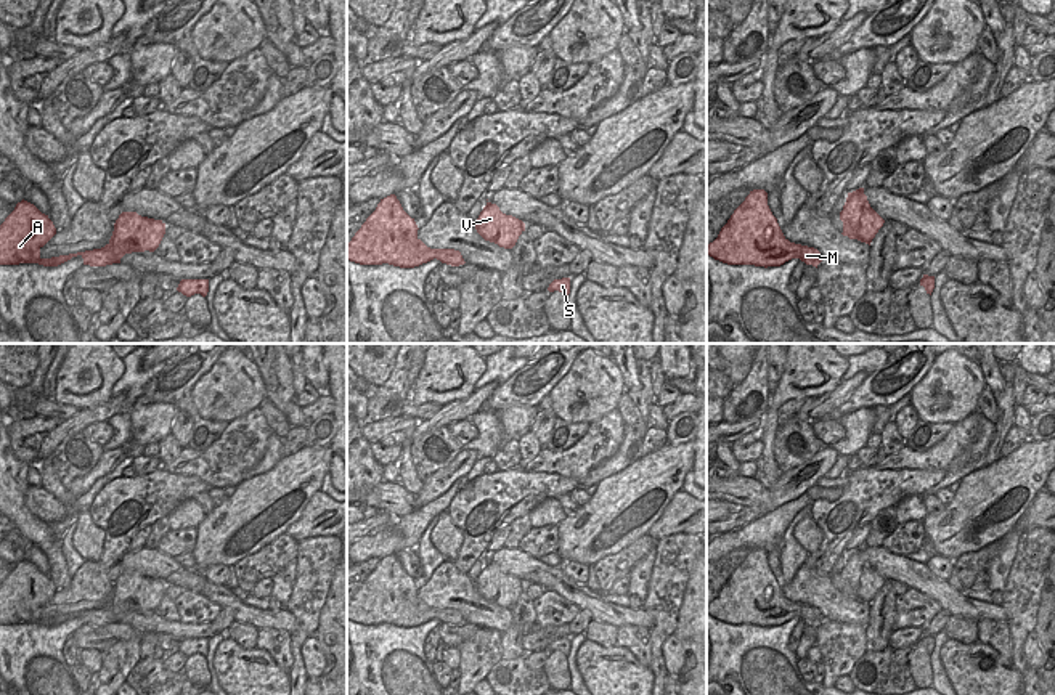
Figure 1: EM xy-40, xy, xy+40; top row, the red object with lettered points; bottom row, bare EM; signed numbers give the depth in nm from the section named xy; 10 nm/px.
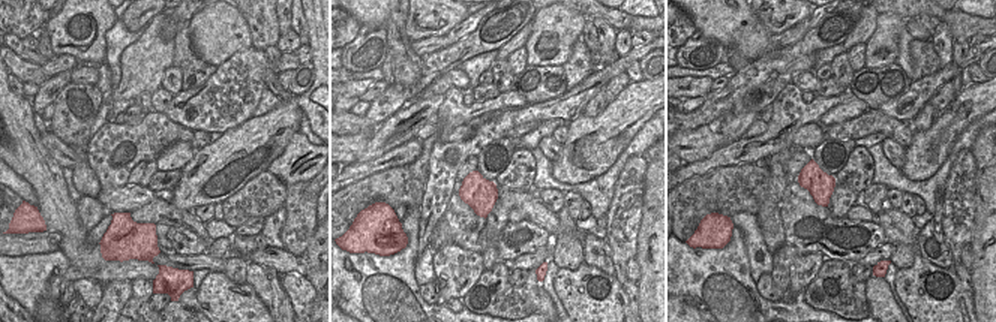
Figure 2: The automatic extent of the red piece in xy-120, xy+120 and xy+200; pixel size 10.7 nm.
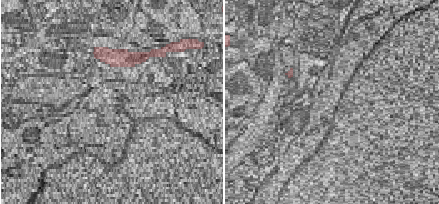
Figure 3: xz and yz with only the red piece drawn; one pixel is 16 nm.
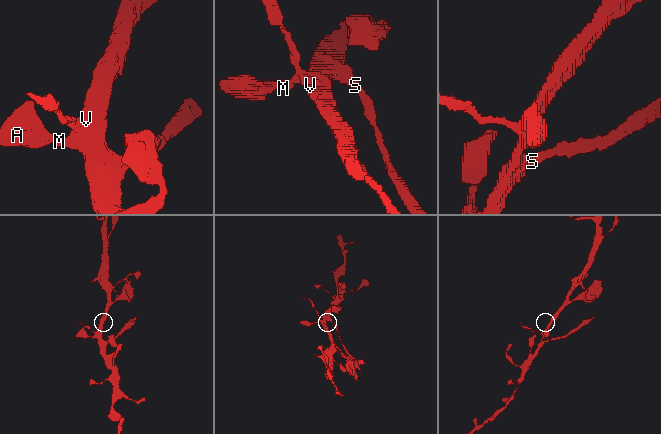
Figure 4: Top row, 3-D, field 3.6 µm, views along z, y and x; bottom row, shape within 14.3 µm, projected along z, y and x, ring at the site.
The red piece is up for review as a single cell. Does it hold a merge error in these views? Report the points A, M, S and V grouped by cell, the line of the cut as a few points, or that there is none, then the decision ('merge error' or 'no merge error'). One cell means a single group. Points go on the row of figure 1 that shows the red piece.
A M S V | no cut | no merge error

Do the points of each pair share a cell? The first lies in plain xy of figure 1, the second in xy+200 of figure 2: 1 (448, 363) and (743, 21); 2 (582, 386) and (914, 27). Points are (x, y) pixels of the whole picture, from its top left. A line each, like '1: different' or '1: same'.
1: different
2: different

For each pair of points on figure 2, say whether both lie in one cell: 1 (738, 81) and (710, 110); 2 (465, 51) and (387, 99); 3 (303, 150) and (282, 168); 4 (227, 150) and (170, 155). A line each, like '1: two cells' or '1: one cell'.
1: one cell
2: one cell
3: one cell
4: two cells

